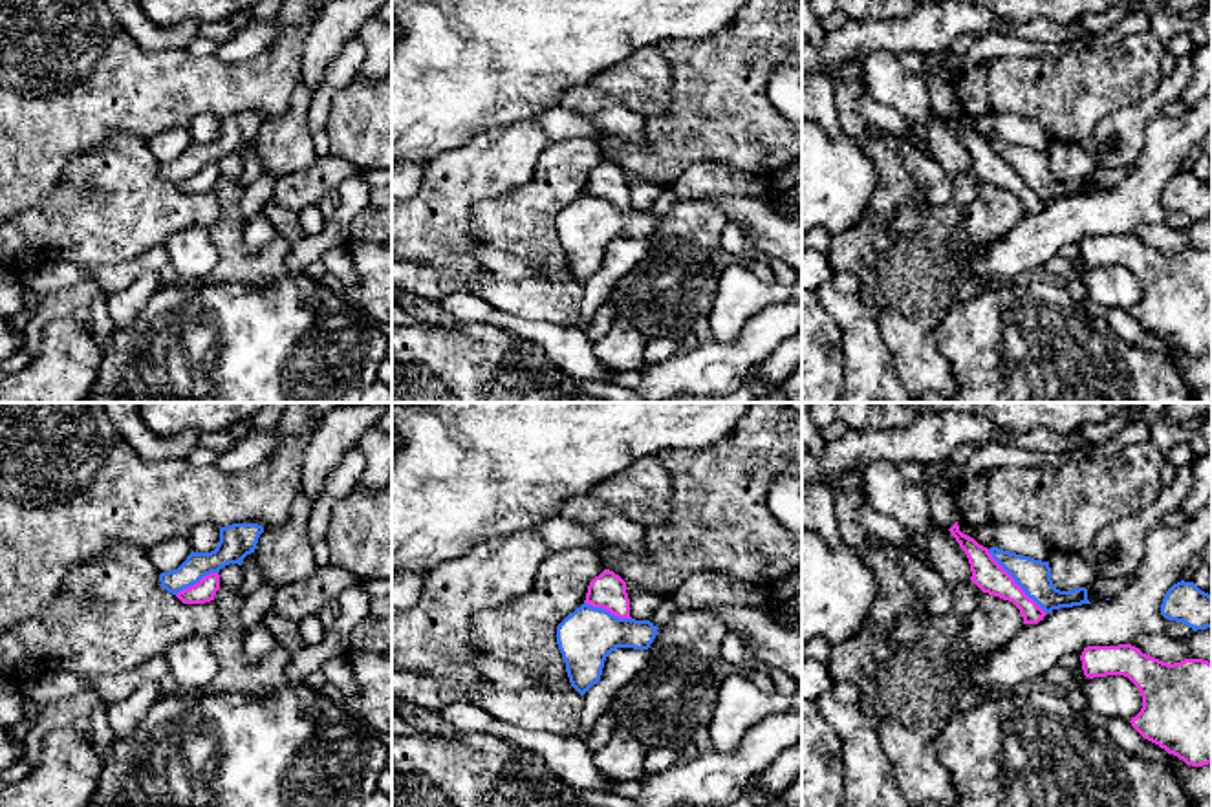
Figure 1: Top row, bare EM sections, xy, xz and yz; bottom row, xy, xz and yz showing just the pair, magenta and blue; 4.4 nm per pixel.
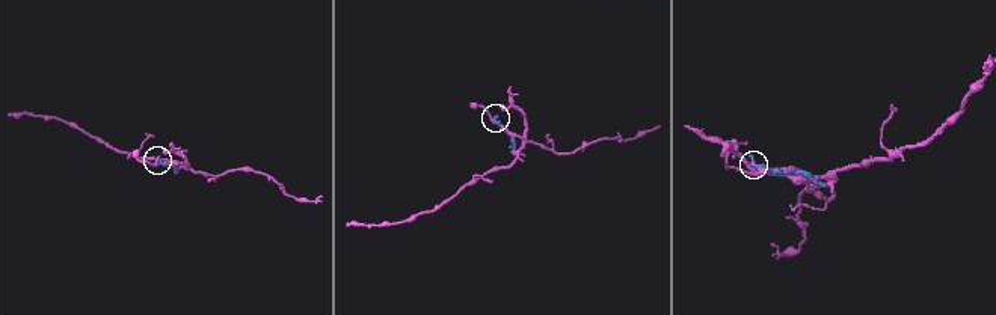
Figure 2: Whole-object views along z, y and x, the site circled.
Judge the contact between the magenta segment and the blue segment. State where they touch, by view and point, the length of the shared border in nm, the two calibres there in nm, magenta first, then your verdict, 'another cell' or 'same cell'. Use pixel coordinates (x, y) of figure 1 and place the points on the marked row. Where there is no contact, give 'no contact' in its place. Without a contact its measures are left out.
yz (1015, 582) | 380 nm | 140/150 nm | another cell

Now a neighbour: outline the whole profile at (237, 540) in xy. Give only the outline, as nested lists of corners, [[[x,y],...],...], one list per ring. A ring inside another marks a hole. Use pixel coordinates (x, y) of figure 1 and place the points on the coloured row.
[[[233,523],[220,527],[220,542],[211,553],[190,553],[174,571],[161,573],[161,587],[172,595],[198,584],[211,573],[220,573],[229,564],[242,565],[242,560],[254,553],[264,527],[258,523]]]

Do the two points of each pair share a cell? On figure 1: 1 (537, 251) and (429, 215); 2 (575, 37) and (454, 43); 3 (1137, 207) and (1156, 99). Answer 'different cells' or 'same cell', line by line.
1: different cells
2: same cell
3: different cells

